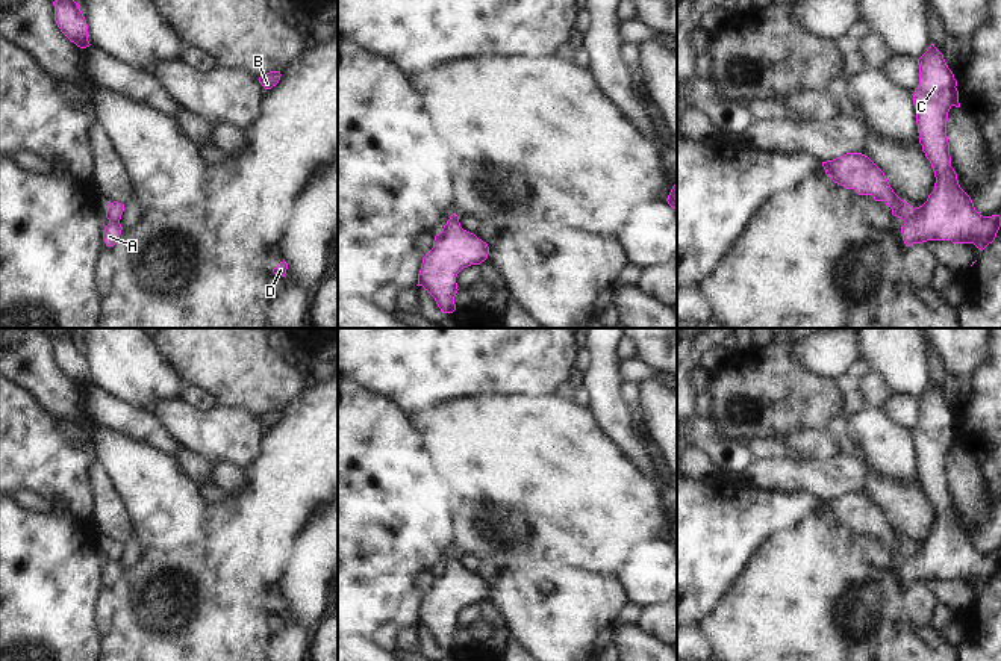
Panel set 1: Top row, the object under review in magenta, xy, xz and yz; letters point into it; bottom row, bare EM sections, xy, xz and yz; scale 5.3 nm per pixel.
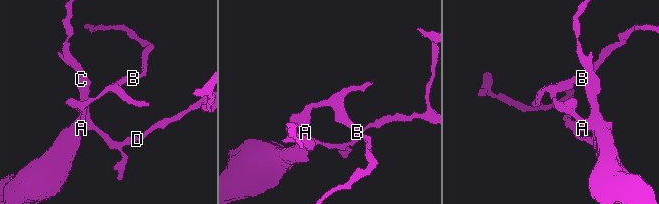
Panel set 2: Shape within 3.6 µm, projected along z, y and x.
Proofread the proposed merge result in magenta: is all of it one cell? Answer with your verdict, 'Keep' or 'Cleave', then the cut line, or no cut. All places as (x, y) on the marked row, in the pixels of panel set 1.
Cleave. Split along yz (915, 209), (915, 214), (906, 223).

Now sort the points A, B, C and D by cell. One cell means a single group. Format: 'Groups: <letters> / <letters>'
Groups: A C D / B.

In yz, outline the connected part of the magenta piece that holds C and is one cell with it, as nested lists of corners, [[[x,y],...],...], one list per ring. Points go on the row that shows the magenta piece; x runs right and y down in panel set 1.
[[[934,44],[918,59],[918,65],[919,85],[912,94],[918,138],[936,183],[927,201],[915,207],[915,216],[901,227],[903,241],[906,247],[927,241],[951,241],[974,244],[983,251],[995,241],[1001,216],[980,215],[951,166],[946,121],[950,109],[960,107],[957,80]]]

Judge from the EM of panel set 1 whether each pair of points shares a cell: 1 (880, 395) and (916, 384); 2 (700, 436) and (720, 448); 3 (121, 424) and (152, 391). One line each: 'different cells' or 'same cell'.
1: different cells
2: same cell
3: different cells

